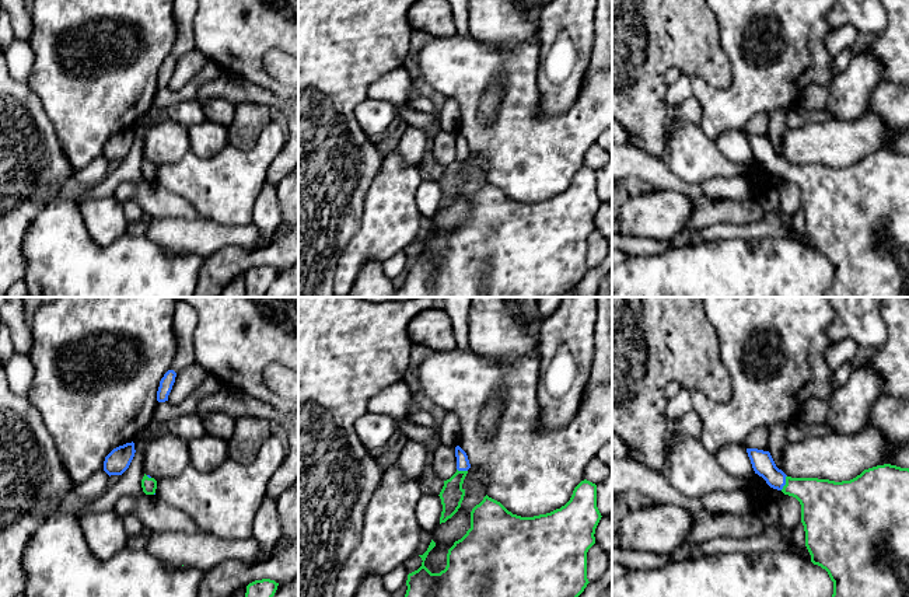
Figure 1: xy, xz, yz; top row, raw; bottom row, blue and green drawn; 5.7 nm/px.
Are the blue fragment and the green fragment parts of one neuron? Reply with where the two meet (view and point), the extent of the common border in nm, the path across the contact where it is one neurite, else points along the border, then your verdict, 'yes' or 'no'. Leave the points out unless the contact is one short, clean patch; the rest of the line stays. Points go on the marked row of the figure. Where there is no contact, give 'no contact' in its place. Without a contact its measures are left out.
yz (785, 482) | 90 nm | across yz (762, 463), (785, 482), (811, 492), (822, 502) | yes

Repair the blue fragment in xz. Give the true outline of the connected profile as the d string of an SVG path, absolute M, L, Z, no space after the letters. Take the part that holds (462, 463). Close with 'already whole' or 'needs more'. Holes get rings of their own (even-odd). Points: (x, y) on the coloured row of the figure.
M459 446L455 447L455 457L457 472L450 479L444 481L444 486L438 495L443 505L440 524L445 523L458 512L465 496L462 483L468 474L468 469L471 468L471 464L466 453Z; needs more

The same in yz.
M747 448L747 453L755 474L762 476L770 488L782 490L784 495L793 496L800 502L805 547L811 555L811 562L825 569L833 582L832 597L909 597L909 468L884 464L864 469L850 481L835 482L818 478L791 478L776 467L769 451Z; needs more

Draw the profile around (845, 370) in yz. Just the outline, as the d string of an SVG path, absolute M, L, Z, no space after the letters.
M852 362L842 364L838 370L835 370L833 377L832 377L832 384L835 390L838 390L852 374L854 370Z

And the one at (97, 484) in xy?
M101 469L80 483L74 483L74 492L84 500L94 500L109 488L109 475Z

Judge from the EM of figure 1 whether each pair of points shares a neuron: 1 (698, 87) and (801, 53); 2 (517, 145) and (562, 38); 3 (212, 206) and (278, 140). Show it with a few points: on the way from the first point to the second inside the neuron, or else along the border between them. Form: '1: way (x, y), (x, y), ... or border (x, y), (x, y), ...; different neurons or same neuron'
1: way (723, 95), (747, 95), (776, 66); same neuron
2: border (539, 58), (537, 69), (538, 112), (551, 118); different neurons
3: way (229, 189), (261, 157); same neuron

